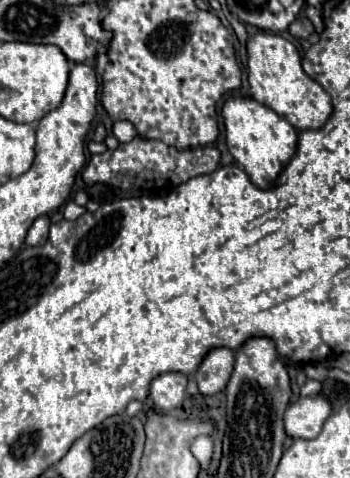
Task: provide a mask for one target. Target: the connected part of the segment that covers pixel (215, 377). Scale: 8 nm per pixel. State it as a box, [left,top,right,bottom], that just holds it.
[195,347,235,395]

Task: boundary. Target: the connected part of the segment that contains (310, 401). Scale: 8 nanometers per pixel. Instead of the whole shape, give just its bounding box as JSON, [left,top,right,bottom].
[285,395,333,439]

